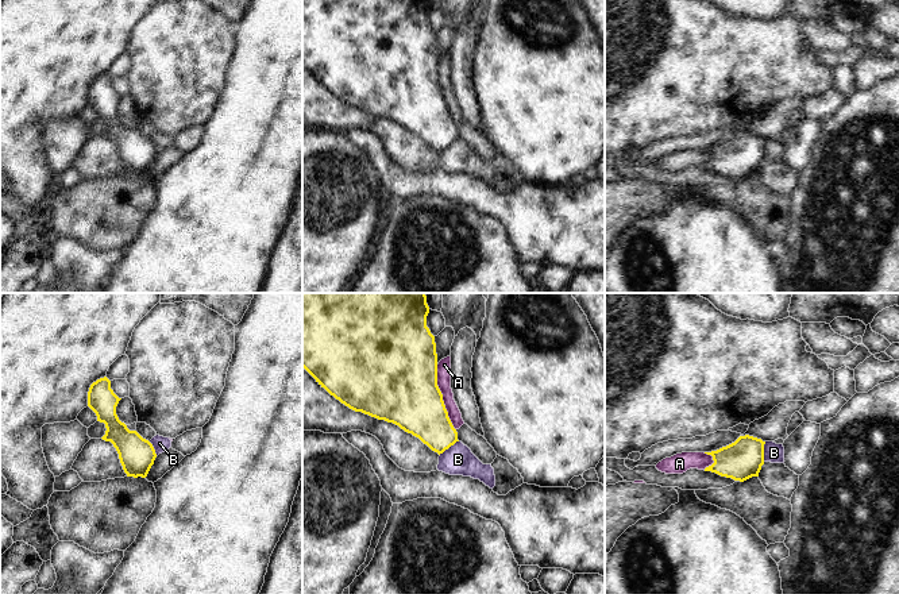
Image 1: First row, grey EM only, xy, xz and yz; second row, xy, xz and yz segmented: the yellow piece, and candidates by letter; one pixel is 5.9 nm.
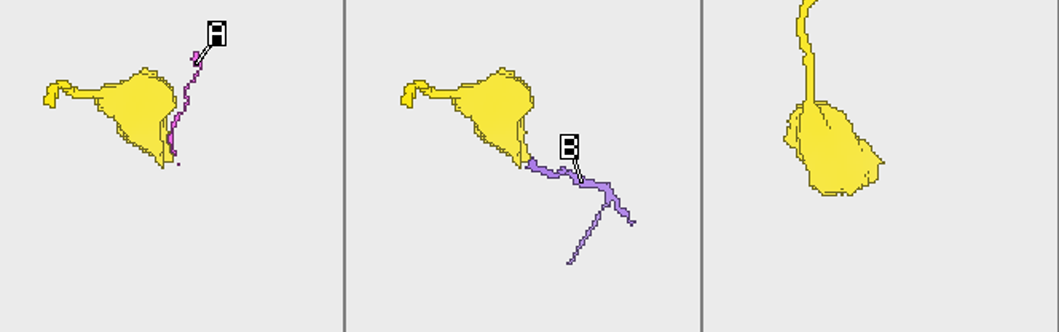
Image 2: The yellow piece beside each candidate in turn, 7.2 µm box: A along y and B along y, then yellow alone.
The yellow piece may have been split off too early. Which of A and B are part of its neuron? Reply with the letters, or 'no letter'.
no letter

